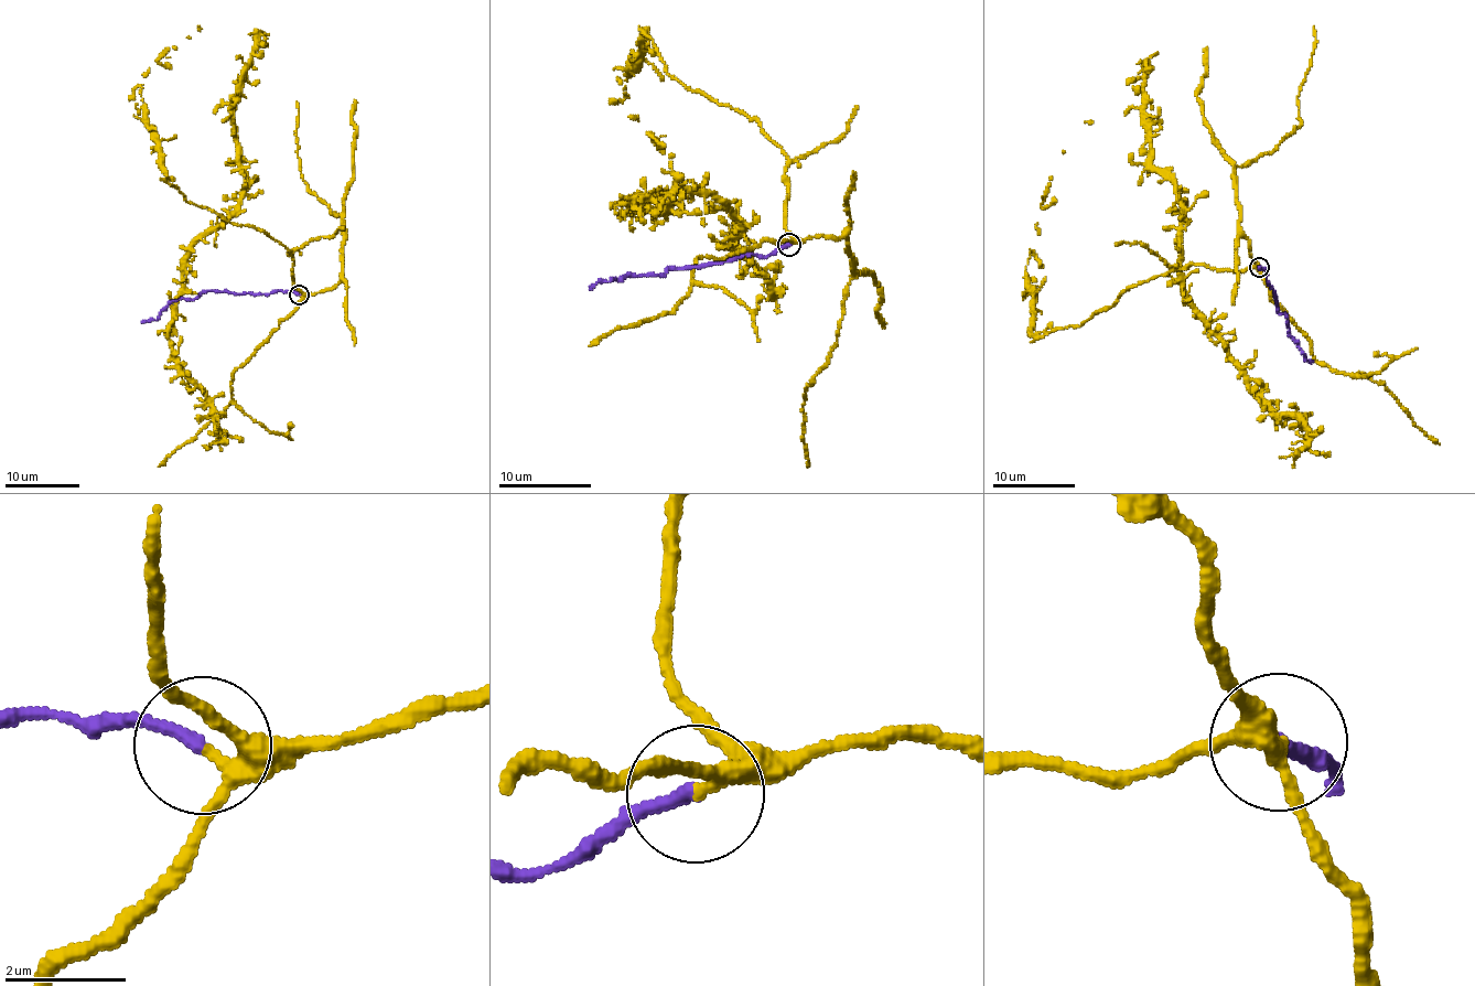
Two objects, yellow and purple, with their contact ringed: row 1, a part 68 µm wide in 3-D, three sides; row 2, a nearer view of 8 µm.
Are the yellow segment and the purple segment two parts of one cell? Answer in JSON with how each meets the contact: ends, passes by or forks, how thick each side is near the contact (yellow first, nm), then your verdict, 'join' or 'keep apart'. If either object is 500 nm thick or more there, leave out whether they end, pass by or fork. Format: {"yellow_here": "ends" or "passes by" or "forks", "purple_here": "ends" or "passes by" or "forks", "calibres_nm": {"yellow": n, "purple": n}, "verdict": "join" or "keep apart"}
{"yellow_here": "passes by", "purple_here": "ends", "calibres_nm": {"yellow": 190, "purple": 200}, "verdict": "join"}

